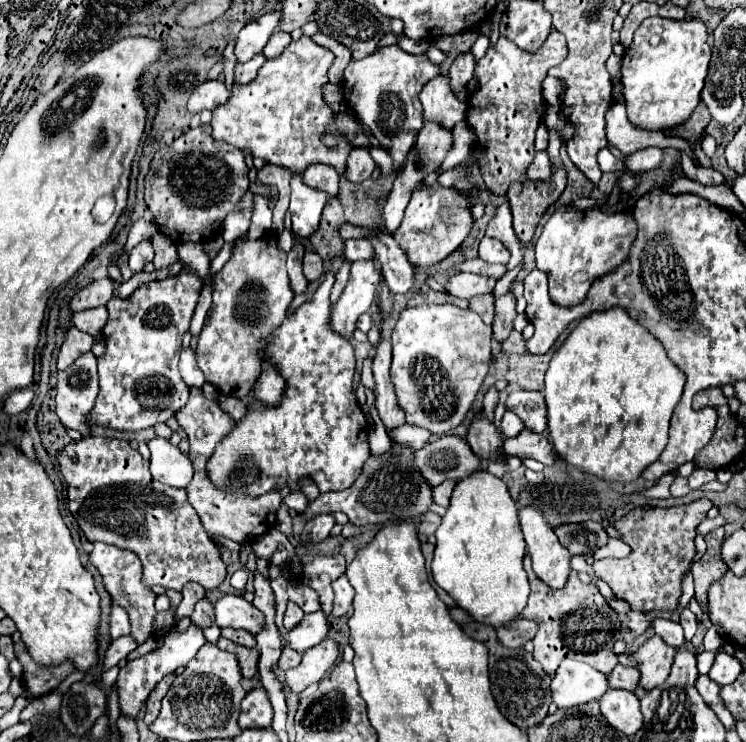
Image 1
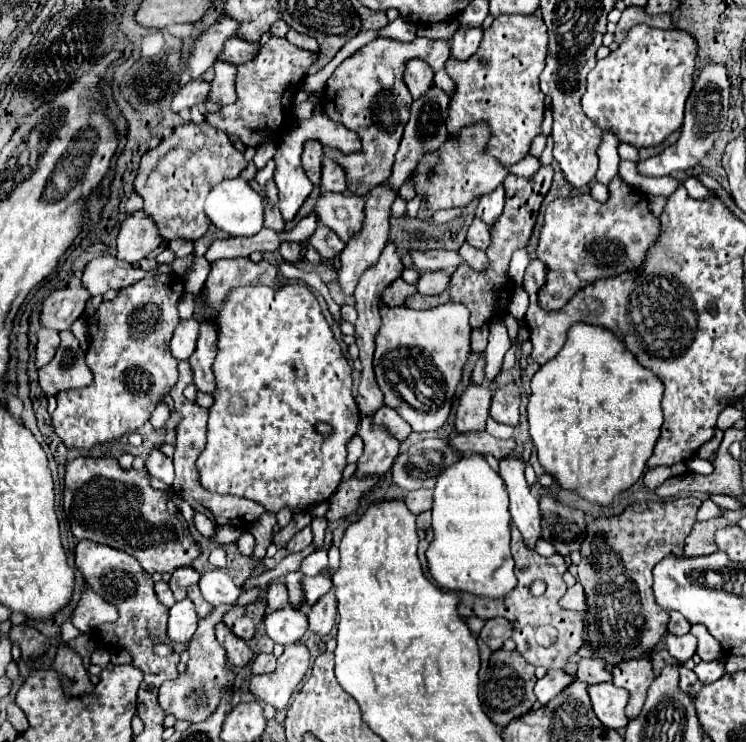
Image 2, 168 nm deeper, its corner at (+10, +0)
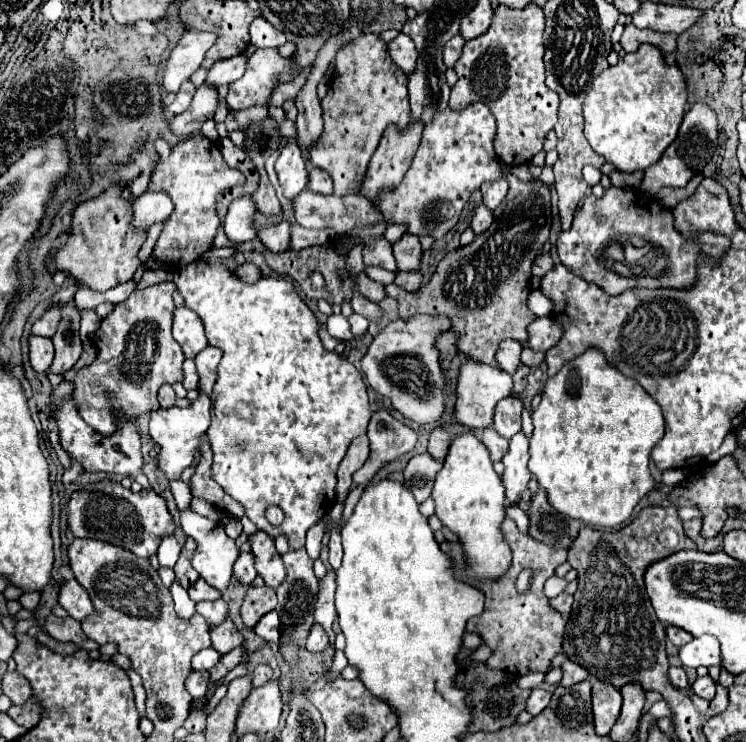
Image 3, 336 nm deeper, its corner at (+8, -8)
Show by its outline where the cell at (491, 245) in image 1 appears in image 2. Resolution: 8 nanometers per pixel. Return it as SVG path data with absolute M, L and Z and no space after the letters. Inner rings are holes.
M474 218L474 222L468 228L468 242L480 250L486 250L490 246L490 232L488 232L488 226L484 224L484 220Z

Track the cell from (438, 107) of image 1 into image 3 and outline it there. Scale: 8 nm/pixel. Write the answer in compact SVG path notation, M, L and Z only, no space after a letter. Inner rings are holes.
M400 34L398 38L394 38L390 42L390 56L396 62L396 66L406 72L406 76L410 76L414 72L416 62L418 62L418 50L416 50L414 42L410 40L410 36Z

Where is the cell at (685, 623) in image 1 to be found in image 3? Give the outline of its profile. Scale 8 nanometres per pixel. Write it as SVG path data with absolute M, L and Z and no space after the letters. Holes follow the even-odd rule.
M666 626L666 634L668 634L668 640L674 644L674 646L684 646L684 644L688 644L690 640L692 640L692 636L686 632L686 630L682 630L682 628L676 628L676 626Z

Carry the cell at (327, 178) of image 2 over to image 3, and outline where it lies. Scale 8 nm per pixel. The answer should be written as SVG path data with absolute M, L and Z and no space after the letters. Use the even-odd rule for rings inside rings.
M312 168L310 170L310 182L308 182L308 188L312 192L318 192L318 194L332 194L332 178L326 170L322 168Z

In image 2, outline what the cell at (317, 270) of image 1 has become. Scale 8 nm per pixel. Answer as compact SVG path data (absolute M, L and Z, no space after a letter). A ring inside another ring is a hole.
M282 242L280 248L278 248L278 252L280 252L280 256L286 262L298 262L298 260L302 260L302 256L300 256L300 244L296 244L296 242Z

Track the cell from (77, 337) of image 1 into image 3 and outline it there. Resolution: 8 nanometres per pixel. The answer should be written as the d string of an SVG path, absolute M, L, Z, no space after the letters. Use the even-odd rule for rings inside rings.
M30 336L30 364L36 372L46 372L46 368L52 364L54 358L54 346L50 338L42 336Z

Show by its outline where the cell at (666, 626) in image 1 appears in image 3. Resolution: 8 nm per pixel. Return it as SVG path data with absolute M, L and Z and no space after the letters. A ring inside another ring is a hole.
M700 636L688 642L680 648L680 660L686 668L698 668L698 666L722 666L718 640L714 636Z

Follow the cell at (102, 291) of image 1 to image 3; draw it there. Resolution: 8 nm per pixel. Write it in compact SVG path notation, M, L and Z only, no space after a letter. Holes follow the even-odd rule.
M50 306L50 308L34 322L32 334L52 338L52 336L56 334L58 324L60 324L60 316L62 316L62 306Z

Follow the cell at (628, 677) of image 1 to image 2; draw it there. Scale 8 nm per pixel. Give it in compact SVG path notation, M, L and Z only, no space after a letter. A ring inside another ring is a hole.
M580 658L576 678L586 680L588 684L600 684L612 680L612 674L606 670L606 666L600 660L594 658Z

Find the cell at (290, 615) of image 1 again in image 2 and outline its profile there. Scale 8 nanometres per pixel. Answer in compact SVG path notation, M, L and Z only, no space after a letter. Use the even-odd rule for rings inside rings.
M278 578L268 582L266 600L268 600L268 608L270 608L270 610L278 610L278 608L288 606L288 592L286 592L286 586L284 586Z

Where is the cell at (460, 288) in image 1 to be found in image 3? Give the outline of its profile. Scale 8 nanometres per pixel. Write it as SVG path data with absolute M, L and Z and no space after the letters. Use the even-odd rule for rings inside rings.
M396 272L394 284L398 284L400 288L404 288L408 292L418 292L424 288L422 278L424 278L422 272Z

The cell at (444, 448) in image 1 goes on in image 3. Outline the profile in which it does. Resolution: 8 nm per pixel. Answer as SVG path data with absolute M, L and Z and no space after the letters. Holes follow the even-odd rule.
M420 454L410 458L408 466L404 468L404 486L414 494L416 502L424 502L430 498L434 478L440 472L442 462L434 460L430 454Z

